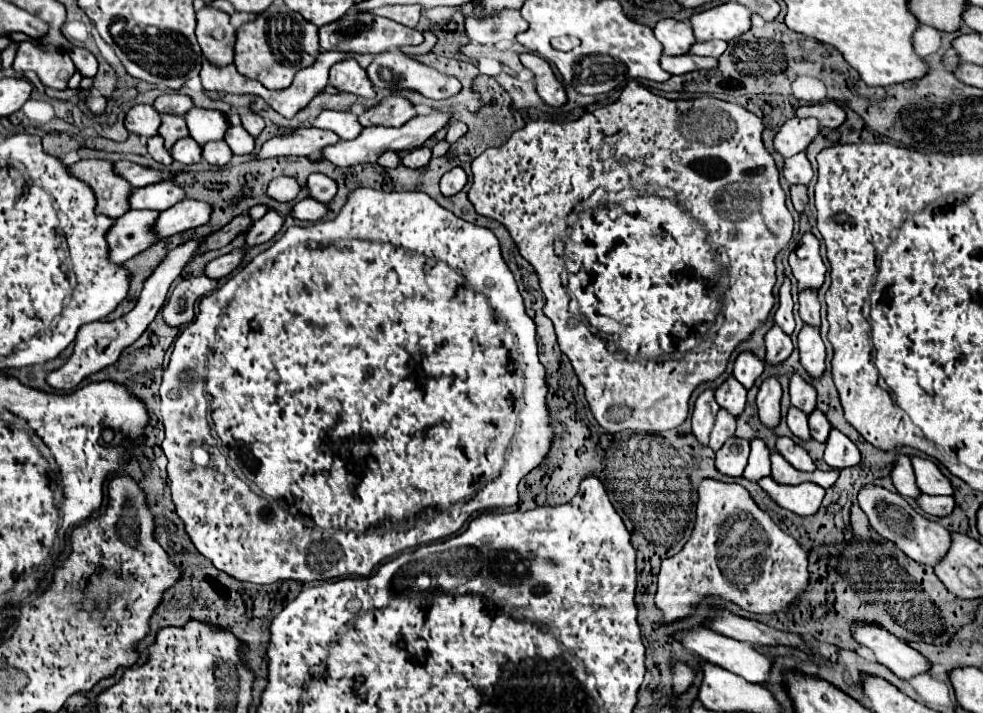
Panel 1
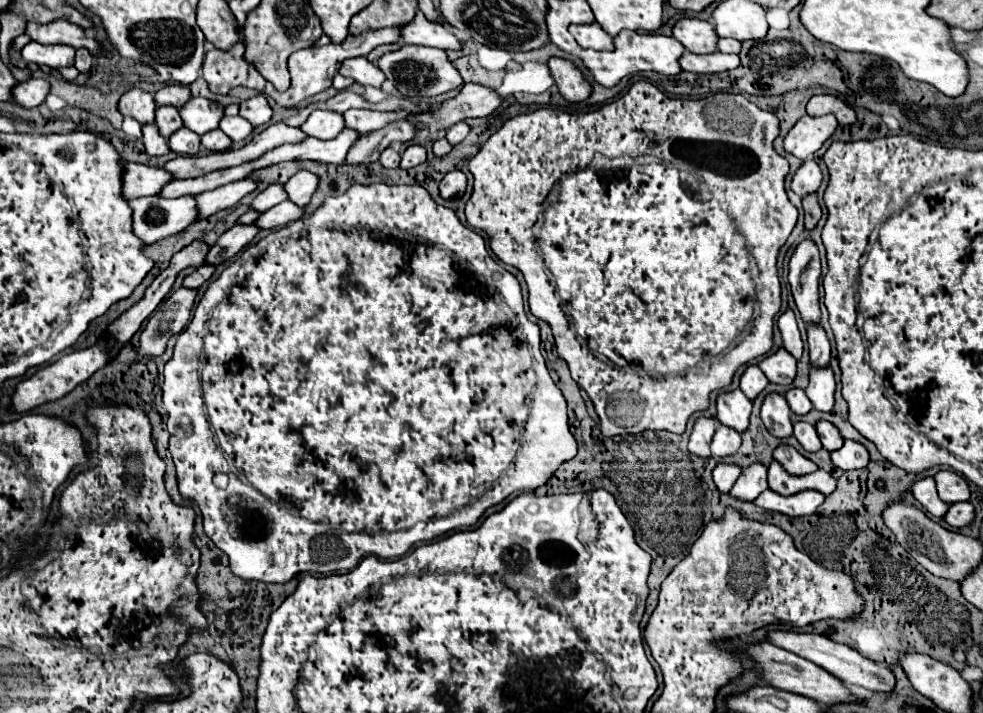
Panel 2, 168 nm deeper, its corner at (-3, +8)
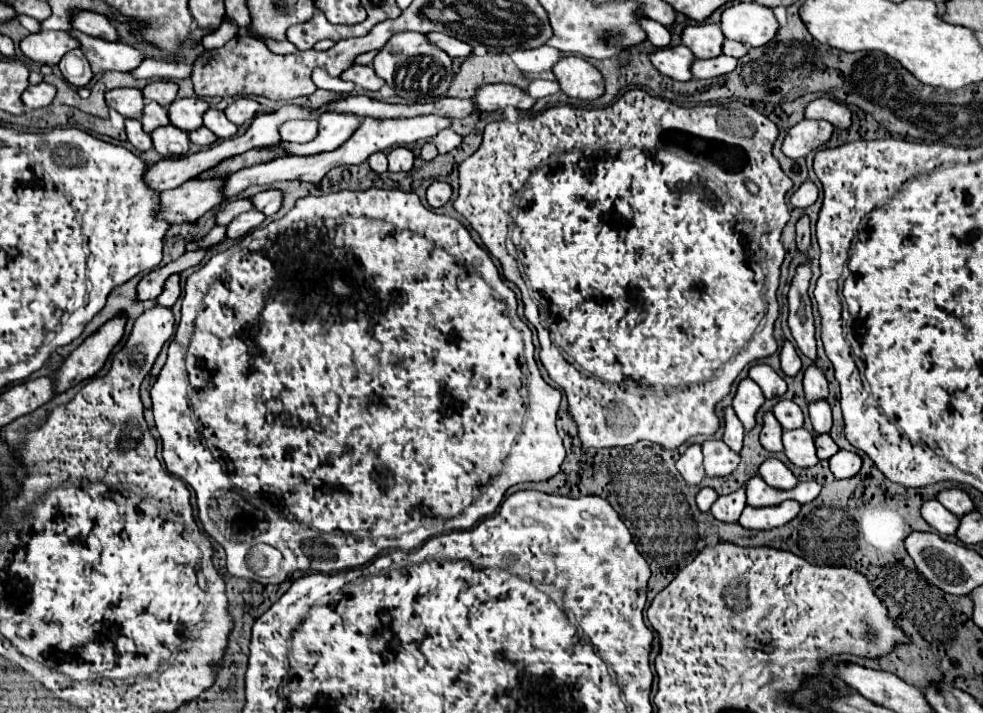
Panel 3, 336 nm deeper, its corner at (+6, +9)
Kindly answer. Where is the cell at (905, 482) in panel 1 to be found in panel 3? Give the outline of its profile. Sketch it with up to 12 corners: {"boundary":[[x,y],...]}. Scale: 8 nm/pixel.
{"boundary":[[937,499],[921,505],[921,517],[943,535],[953,535],[959,519]]}

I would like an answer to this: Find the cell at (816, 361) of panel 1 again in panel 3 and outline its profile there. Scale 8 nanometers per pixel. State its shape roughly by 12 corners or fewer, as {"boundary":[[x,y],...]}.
{"boundary":[[825,399],[809,403],[815,435],[829,433],[831,407]]}

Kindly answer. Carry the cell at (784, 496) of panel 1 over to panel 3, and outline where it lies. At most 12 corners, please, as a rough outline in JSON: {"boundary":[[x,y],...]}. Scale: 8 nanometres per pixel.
{"boundary":[[799,501],[771,507],[747,505],[739,523],[747,529],[773,529],[789,523]]}

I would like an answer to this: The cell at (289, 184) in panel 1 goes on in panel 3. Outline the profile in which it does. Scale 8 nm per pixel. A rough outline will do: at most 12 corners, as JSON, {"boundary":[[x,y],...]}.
{"boundary":[[233,199],[217,213],[219,225],[255,209],[249,199]]}

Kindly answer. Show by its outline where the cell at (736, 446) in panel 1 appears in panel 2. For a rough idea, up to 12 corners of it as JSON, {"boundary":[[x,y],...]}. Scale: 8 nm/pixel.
{"boundary":[[718,464],[714,482],[720,494],[728,494],[740,476],[734,464]]}

